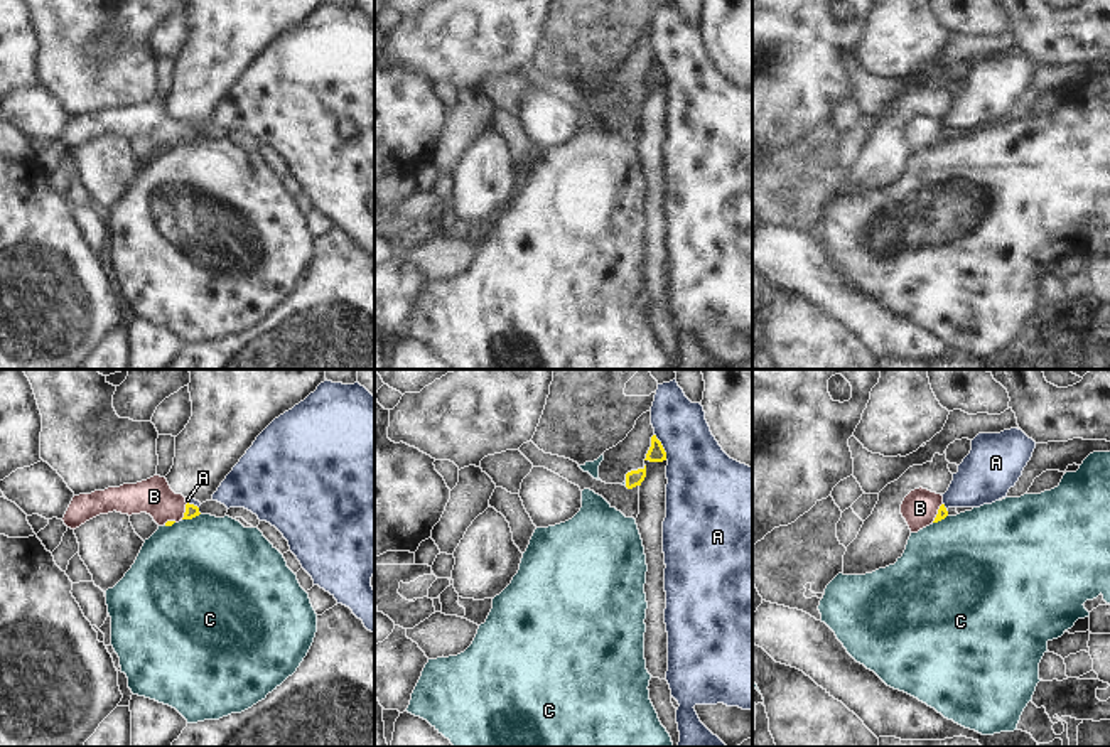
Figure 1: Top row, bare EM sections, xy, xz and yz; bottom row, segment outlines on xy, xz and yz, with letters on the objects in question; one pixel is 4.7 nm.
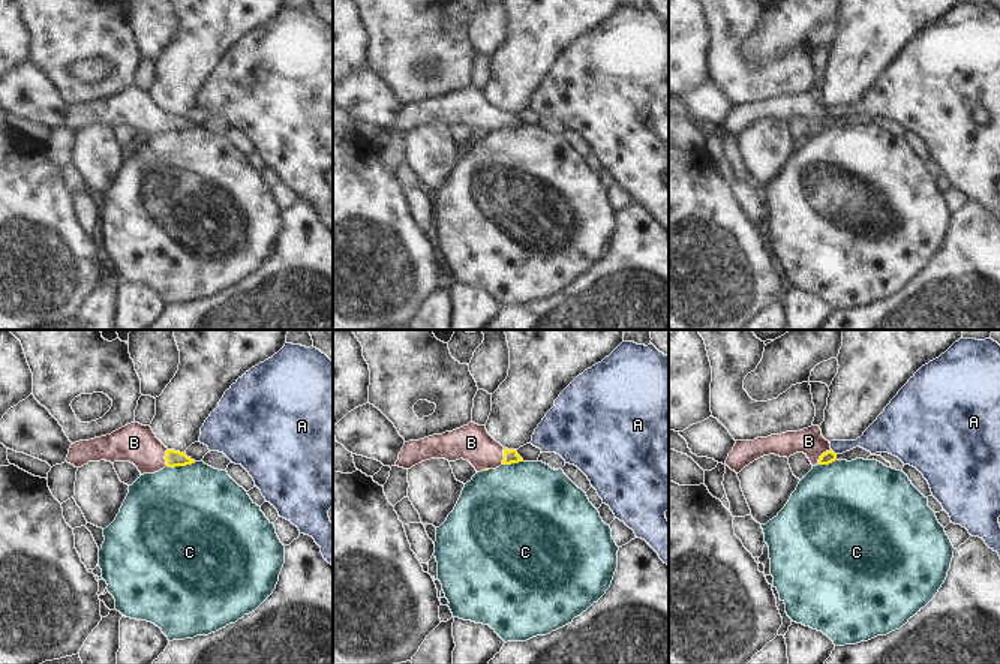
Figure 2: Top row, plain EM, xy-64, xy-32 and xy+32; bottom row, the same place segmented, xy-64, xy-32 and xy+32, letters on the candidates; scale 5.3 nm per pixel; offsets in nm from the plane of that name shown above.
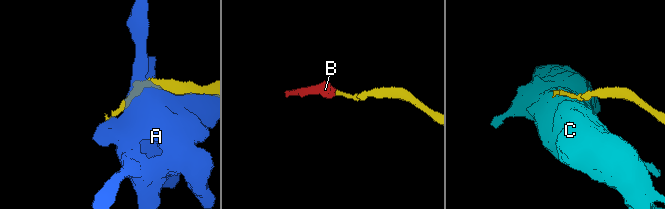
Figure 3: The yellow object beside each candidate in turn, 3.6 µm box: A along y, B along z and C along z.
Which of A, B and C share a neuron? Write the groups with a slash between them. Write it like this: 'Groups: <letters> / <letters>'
Groups: A / B / C

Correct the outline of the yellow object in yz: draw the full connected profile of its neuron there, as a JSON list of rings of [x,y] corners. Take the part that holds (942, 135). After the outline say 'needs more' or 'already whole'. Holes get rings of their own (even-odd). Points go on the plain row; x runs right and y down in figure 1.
[[[919,110],[904,120],[901,137],[911,155],[918,155],[923,150],[945,142],[948,133],[941,116]]]; needs more

